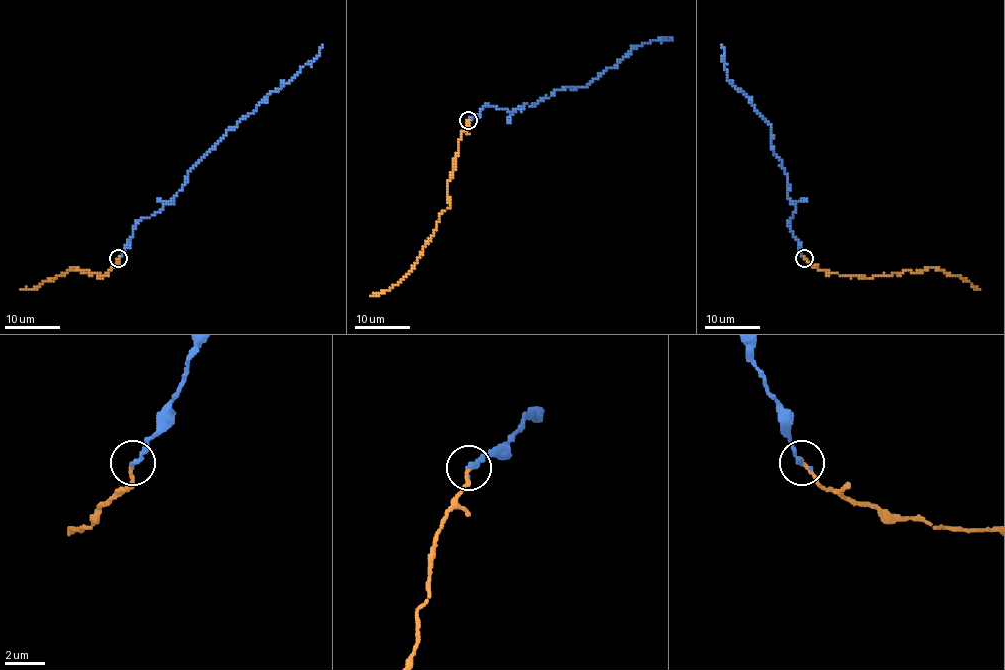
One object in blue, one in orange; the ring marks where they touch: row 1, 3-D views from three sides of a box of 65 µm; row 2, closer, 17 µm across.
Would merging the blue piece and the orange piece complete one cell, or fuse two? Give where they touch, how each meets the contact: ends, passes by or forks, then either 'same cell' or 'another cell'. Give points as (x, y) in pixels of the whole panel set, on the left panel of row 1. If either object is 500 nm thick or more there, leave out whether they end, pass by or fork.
at (118, 258); blue ends there; orange ends there; same cell

